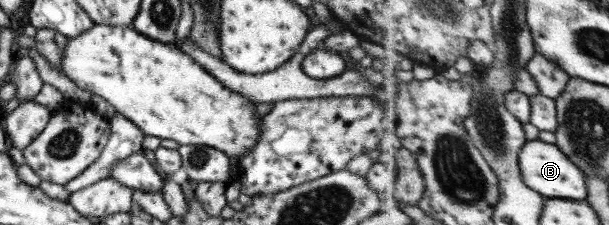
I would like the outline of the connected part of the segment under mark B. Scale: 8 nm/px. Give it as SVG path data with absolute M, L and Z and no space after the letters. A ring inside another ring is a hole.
M541 140L527 142L525 150L521 150L521 174L525 174L525 182L529 182L529 188L537 190L547 198L571 198L571 200L587 198L583 172L555 144Z

